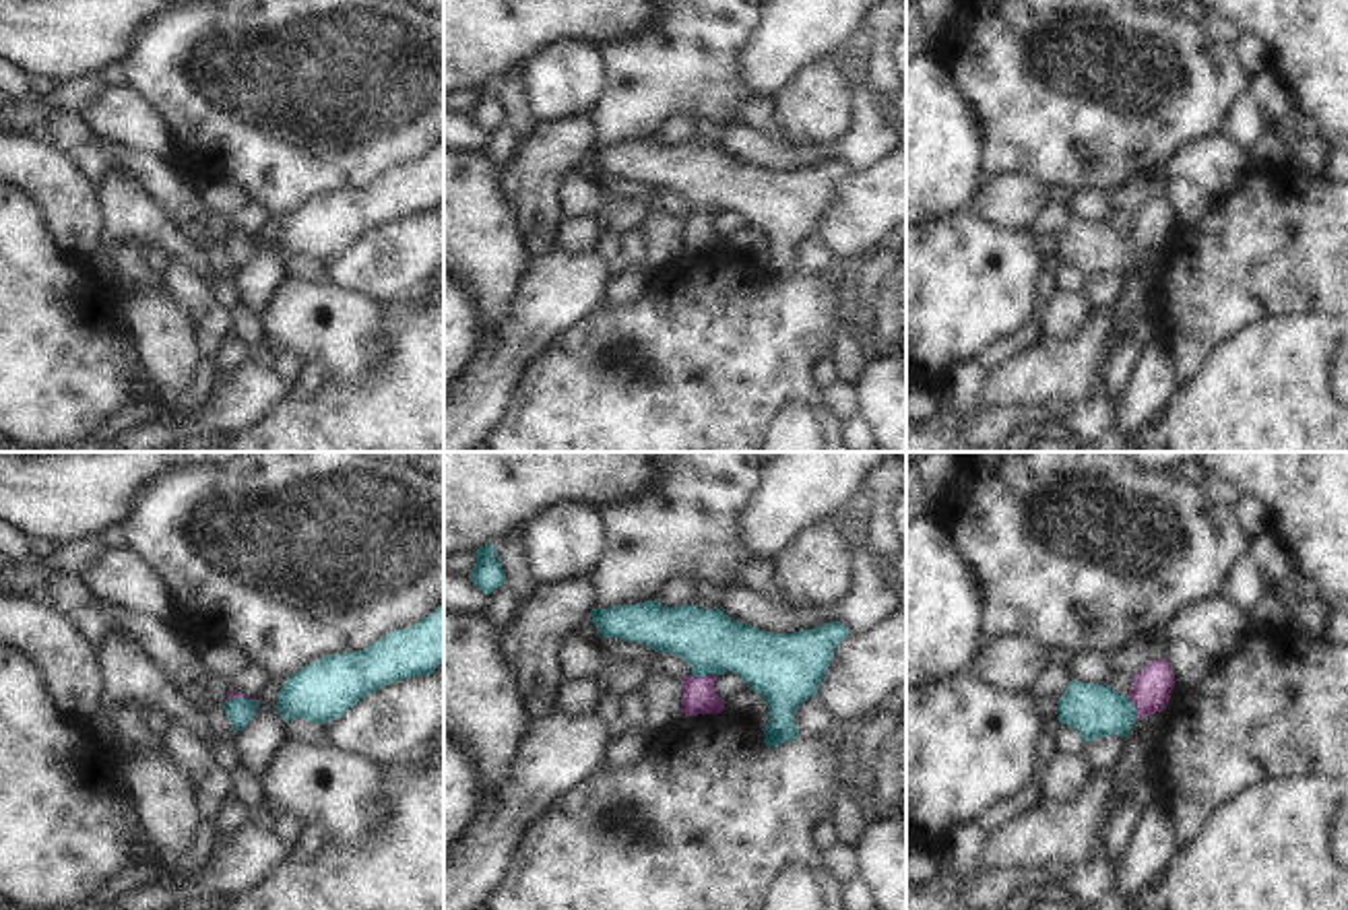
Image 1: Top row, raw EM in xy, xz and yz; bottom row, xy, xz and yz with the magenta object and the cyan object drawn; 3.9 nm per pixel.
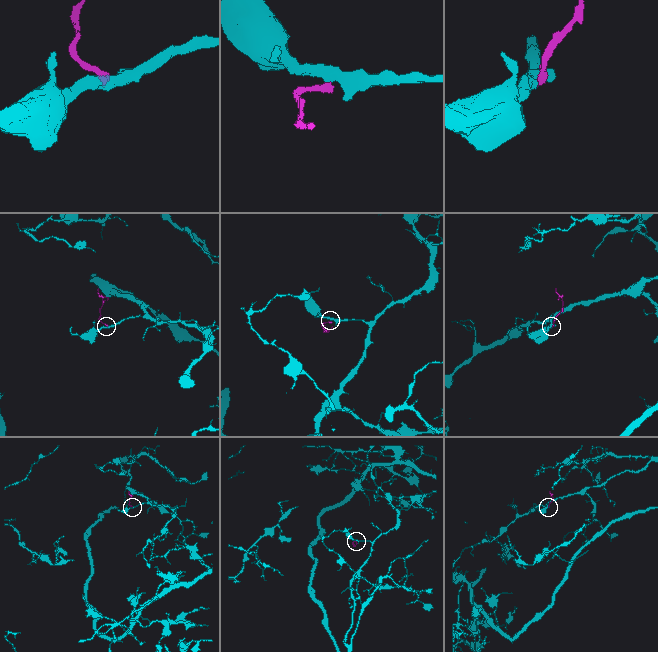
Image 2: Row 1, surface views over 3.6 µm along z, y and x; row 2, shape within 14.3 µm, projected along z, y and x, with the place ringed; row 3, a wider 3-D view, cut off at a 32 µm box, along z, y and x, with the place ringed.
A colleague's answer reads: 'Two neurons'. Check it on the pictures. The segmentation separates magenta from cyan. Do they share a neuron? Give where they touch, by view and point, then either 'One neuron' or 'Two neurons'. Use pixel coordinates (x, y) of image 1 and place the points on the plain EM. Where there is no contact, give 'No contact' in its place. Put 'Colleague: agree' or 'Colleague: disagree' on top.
Colleague: disagree
Touches magenta at xz (702, 215). One neuron.

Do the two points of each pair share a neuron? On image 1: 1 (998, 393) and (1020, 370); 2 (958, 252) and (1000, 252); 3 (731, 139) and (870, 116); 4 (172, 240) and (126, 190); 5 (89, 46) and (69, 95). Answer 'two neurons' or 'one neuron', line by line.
1: one neuron
2: one neuron
3: one neuron
4: one neuron
5: two neurons

